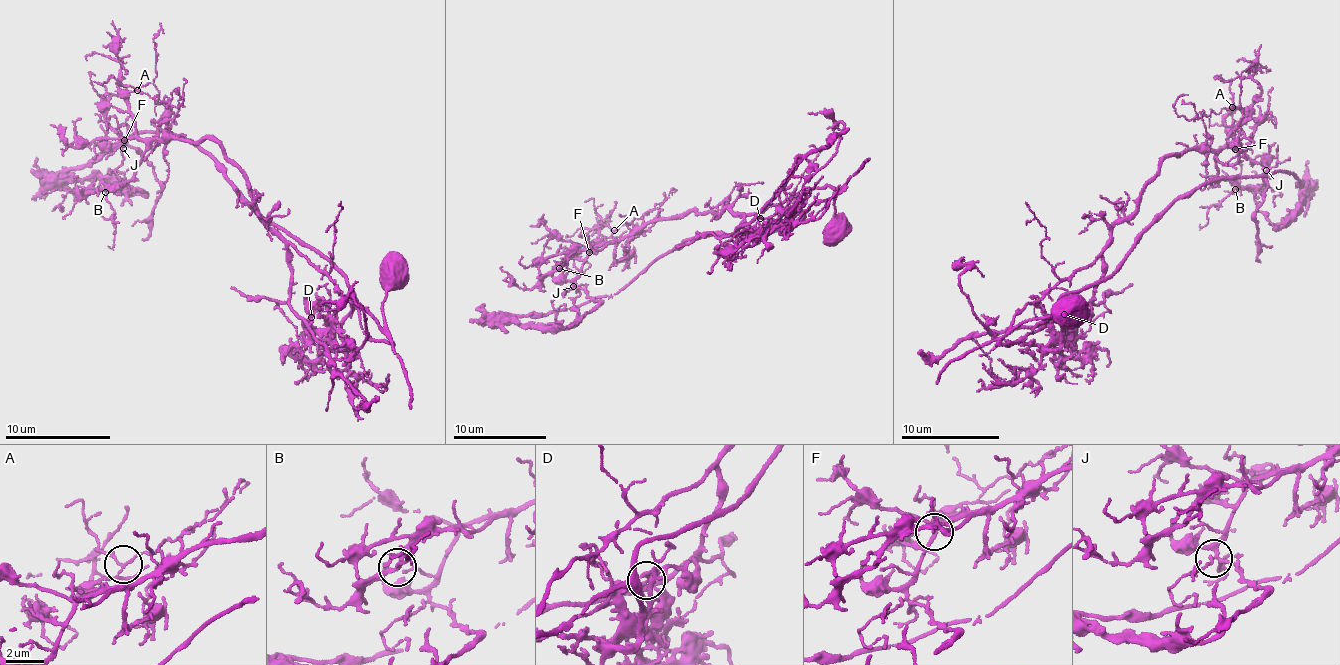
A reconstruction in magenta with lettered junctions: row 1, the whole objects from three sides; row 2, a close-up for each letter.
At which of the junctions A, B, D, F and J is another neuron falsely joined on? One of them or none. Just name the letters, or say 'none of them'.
D

